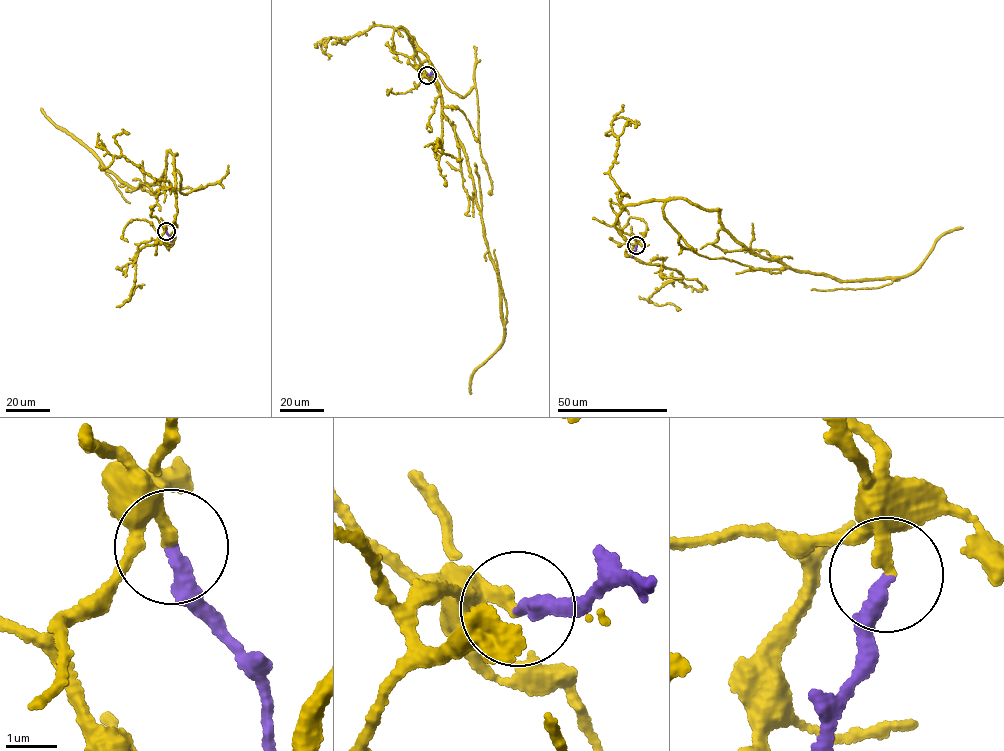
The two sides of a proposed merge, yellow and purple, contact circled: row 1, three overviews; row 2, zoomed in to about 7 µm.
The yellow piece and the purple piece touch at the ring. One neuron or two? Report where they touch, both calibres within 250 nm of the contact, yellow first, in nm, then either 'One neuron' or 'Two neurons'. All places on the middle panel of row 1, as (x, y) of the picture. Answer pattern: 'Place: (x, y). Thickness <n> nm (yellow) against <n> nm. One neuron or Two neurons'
Place: (427, 75). Thickness 220 nm (yellow) against 320 nm. One neuron

